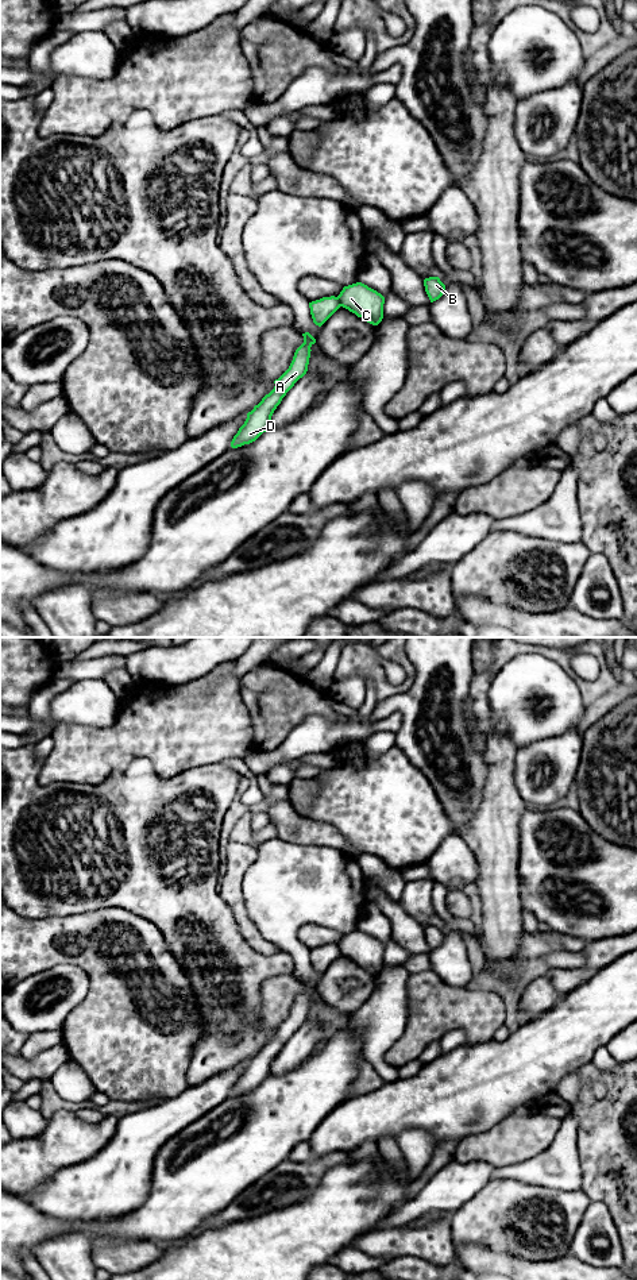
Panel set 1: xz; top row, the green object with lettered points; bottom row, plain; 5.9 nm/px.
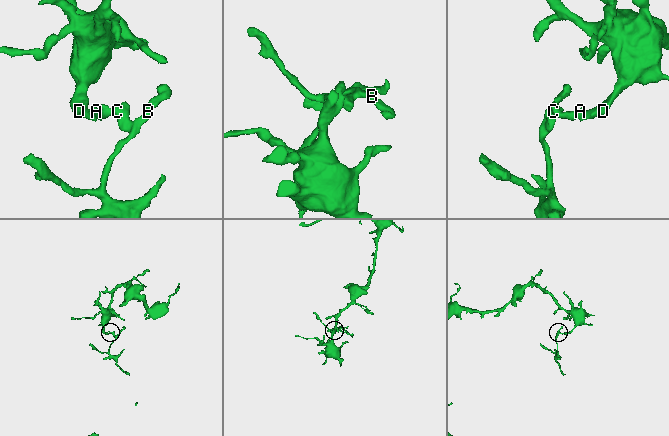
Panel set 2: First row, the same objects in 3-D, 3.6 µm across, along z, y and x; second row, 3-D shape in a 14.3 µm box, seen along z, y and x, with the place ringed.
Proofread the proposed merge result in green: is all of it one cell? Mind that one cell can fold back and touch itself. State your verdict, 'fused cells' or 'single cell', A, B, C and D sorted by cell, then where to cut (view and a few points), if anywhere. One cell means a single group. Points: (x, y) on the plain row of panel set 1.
fused cells | A D / B C | xz (336, 945), (340, 953)

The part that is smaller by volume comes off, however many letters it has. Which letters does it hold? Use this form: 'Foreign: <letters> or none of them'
Foreign: B, C

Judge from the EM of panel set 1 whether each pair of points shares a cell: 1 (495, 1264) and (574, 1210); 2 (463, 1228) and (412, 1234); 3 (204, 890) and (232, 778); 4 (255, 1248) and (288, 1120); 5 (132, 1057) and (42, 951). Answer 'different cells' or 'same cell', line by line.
1: different cells
2: different cells
3: same cell
4: different cells
5: same cell

